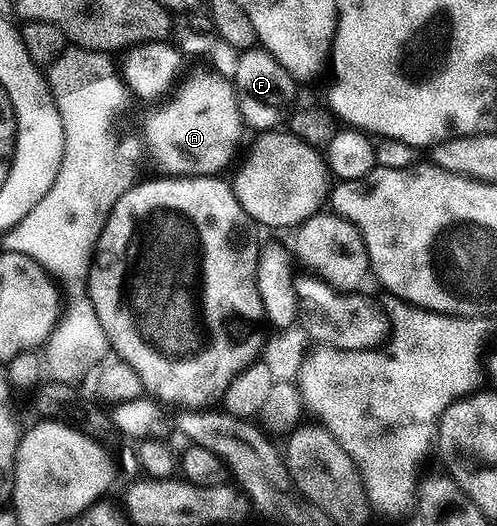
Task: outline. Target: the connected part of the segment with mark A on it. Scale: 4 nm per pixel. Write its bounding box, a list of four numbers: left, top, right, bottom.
[145,74,243,178]

